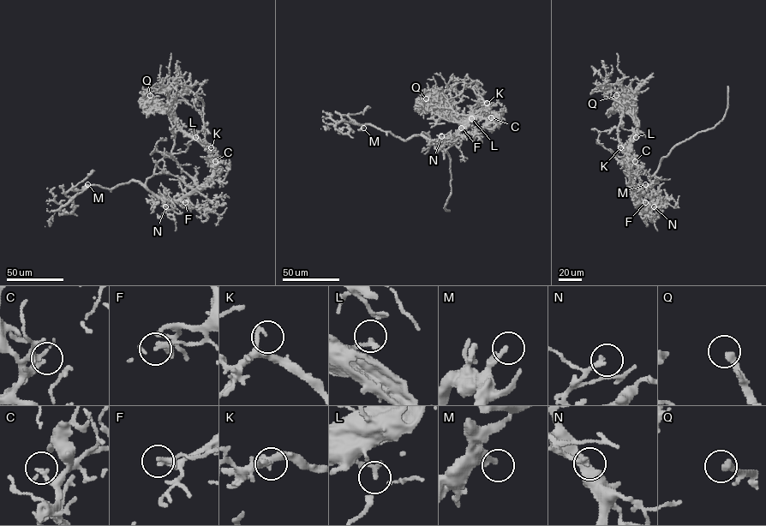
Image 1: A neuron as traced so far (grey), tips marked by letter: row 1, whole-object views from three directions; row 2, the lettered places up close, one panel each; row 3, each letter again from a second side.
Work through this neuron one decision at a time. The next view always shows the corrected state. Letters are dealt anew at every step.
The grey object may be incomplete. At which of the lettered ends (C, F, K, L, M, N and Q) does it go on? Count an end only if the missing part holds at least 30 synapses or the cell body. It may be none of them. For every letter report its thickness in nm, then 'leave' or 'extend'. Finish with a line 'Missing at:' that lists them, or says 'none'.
C: 240 nm | leave
F: 220 nm | leave
K: 180 nm | extend
L: 240 nm | leave
M: 260 nm | leave
N: 200 nm | extend
Q: 320 nm | extend
Missing at: K, N, Q

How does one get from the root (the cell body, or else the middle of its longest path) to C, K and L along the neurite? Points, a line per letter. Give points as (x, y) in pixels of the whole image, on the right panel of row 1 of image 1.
C: (650, 200), (641, 194), (631, 182), (630, 165), (635, 161)
K: (650, 200), (641, 194), (631, 182), (627, 152), (620, 147)
L: (650, 200), (634, 187), (630, 178), (628, 147), (636, 137)

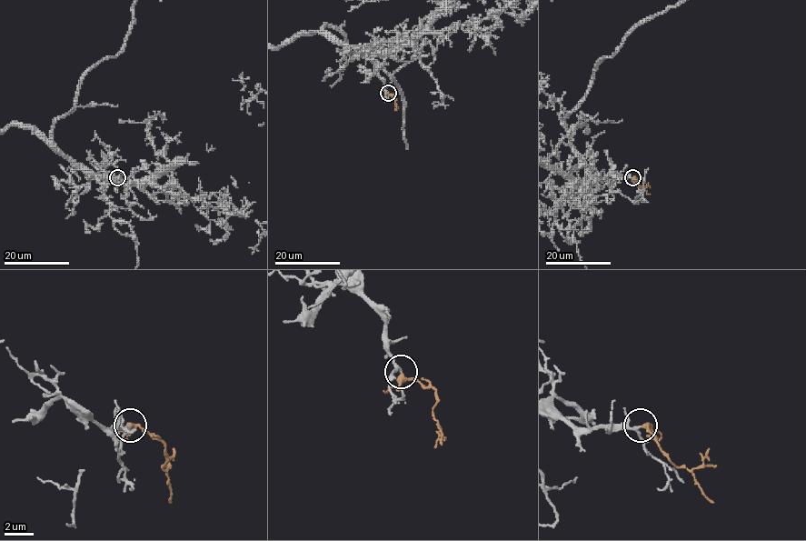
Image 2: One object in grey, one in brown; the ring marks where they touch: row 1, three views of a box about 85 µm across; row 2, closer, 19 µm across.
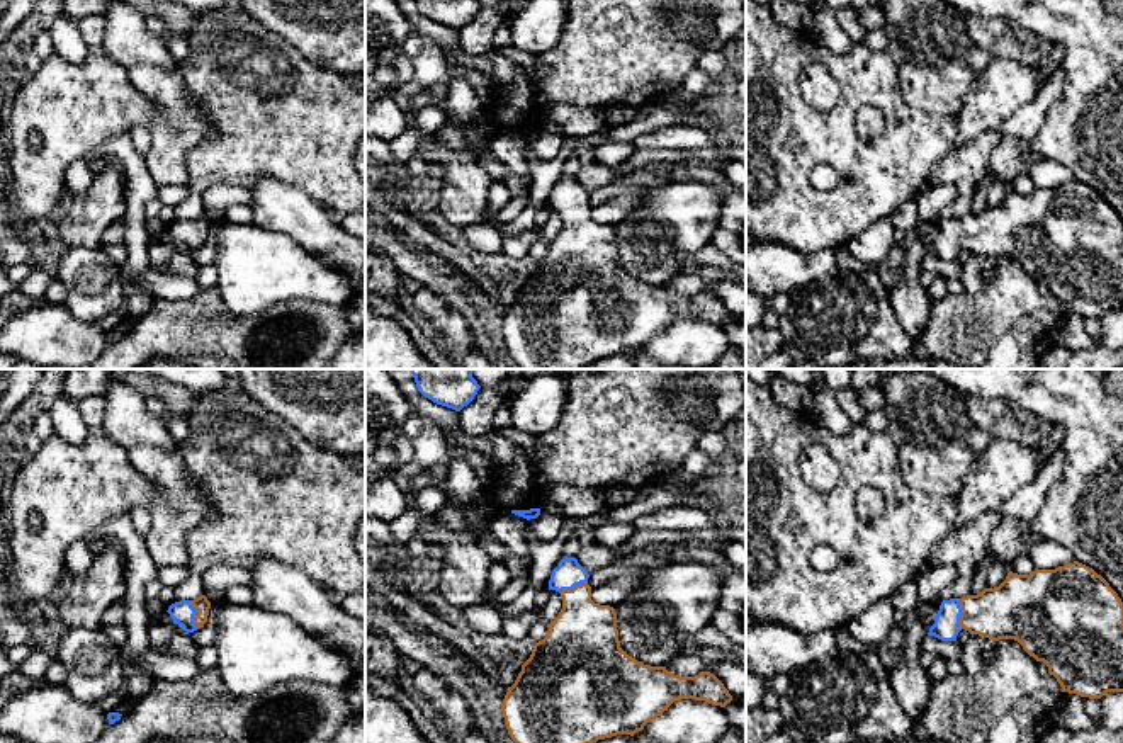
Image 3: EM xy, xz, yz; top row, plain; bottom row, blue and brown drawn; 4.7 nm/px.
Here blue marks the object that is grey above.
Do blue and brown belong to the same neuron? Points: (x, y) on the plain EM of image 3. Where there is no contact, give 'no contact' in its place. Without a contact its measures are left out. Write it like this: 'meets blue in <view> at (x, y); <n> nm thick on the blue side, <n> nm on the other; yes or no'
meets blue in xy at (196, 232); 120 nm thick on the blue side, 70 nm on the other; yes

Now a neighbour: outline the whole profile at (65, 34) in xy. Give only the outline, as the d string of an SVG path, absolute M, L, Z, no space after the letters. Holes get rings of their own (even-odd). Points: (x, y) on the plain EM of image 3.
M61 14L49 27L54 51L68 63L83 63L90 54L88 44L82 39L76 20Z

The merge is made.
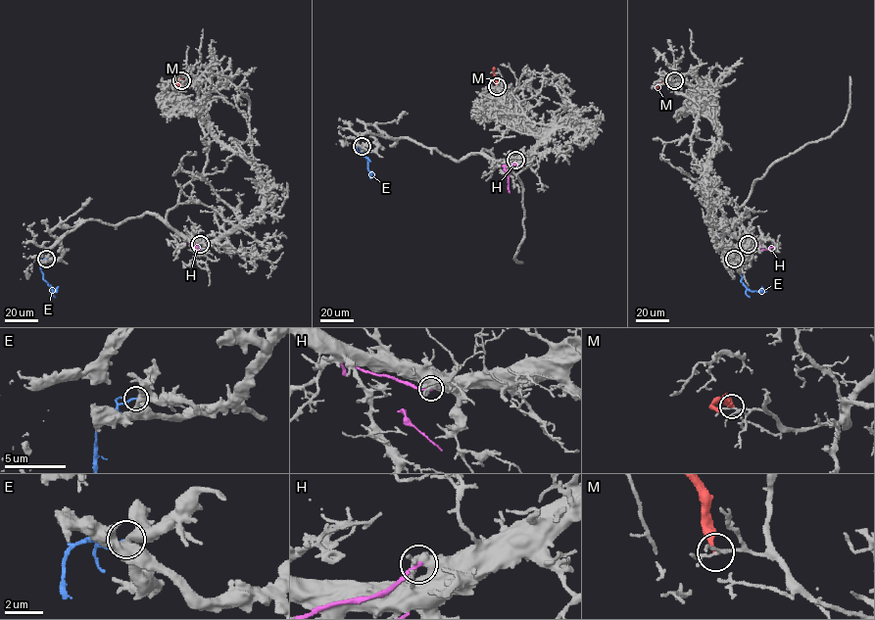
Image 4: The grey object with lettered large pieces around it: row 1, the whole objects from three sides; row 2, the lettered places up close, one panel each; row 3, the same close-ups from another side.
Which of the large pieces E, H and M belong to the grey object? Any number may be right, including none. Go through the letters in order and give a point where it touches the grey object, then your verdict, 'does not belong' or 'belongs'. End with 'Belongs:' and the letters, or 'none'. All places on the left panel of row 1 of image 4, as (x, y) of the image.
E: meets grey at (46, 259); does not belong
H: meets grey at (200, 244); does not belong
M: meets grey at (181, 80); does not belong
Belongs: none

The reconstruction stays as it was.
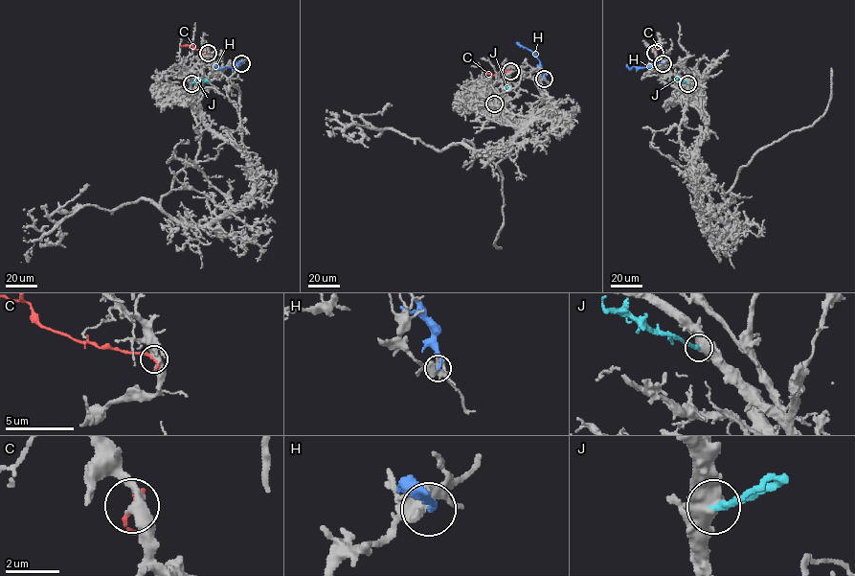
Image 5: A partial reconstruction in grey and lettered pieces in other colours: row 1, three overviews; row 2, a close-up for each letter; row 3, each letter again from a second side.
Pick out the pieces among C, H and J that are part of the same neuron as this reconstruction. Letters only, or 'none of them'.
J

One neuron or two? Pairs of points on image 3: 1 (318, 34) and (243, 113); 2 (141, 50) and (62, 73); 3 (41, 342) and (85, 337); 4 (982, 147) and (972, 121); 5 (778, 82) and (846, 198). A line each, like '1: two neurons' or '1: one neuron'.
1: two neurons
2: two neurons
3: one neuron
4: two neurons
5: one neuron

